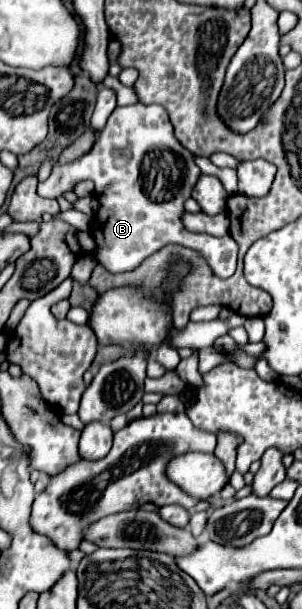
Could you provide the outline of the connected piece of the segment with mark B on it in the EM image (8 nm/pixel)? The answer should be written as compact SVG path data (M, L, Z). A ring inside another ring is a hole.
M137 103L131 107L117 107L109 115L107 125L99 131L93 149L69 165L55 165L51 177L38 184L37 192L59 197L65 191L71 191L77 181L89 179L95 183L99 209L91 227L95 239L91 255L109 269L109 273L133 271L161 247L173 243L197 251L211 271L225 279L231 277L237 267L239 245L233 237L191 233L181 223L181 213L185 211L183 203L191 197L199 173L193 153L175 139L165 109L161 105Z

